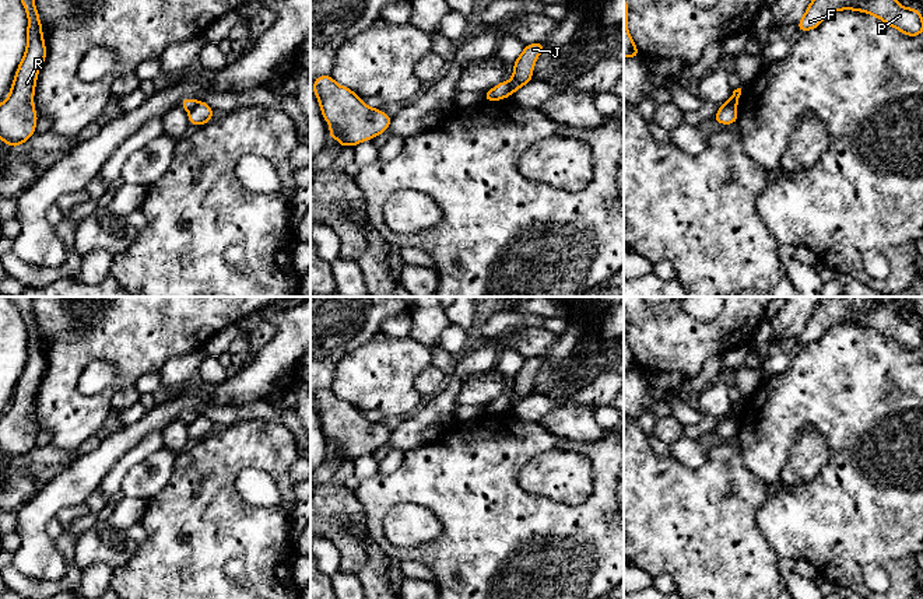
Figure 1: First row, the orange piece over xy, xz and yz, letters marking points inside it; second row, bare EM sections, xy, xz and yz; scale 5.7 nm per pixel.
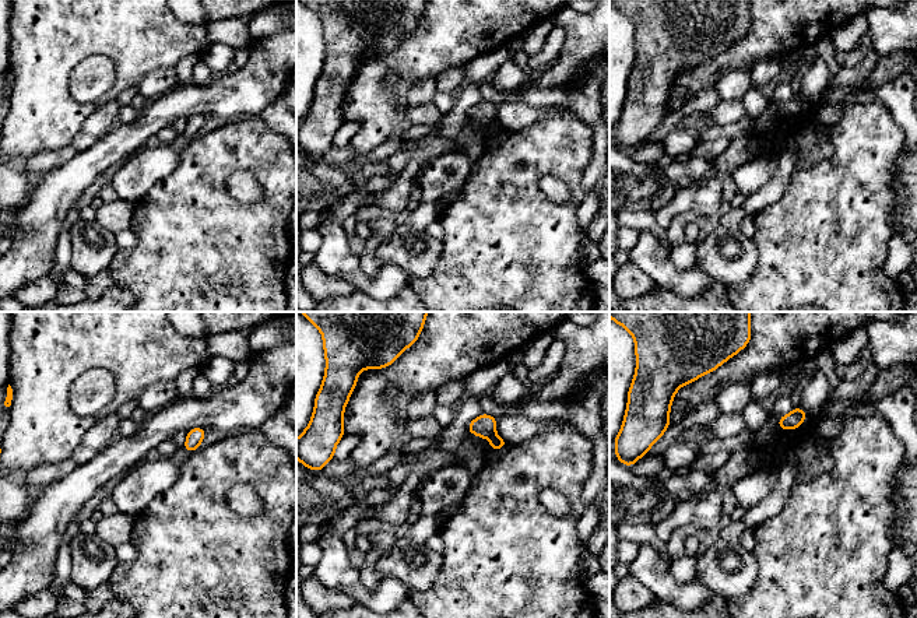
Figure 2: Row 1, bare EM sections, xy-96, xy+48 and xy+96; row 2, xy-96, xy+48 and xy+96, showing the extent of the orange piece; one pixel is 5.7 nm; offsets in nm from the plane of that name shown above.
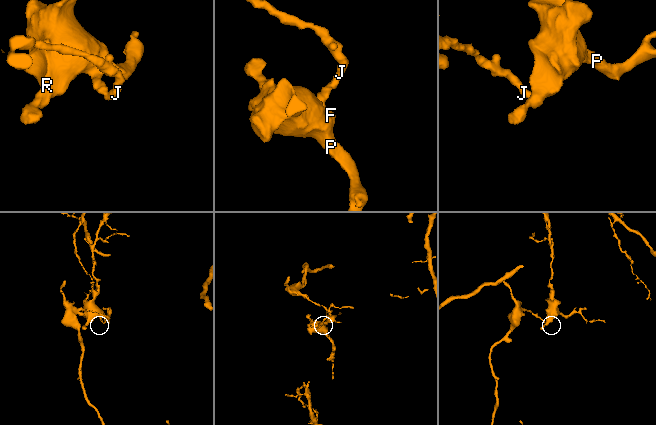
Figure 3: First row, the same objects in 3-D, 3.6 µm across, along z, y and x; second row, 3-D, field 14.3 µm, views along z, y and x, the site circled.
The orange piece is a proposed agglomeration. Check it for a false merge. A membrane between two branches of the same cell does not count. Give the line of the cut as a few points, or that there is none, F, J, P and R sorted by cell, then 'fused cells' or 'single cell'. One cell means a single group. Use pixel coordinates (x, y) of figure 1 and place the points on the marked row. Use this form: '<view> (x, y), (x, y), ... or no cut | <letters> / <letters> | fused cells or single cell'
xy (197, 101), (188, 111) | F P R / J | fused cells

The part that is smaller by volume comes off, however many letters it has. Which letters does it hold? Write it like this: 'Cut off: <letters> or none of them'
Cut off: F, P, R

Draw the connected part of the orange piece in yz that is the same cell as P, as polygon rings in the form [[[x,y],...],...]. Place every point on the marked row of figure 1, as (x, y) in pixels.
[[[813,0],[797,29],[806,32],[817,28],[825,17],[839,10],[854,10],[871,14],[905,35],[923,32],[923,17],[917,8],[906,8],[896,0]]]

